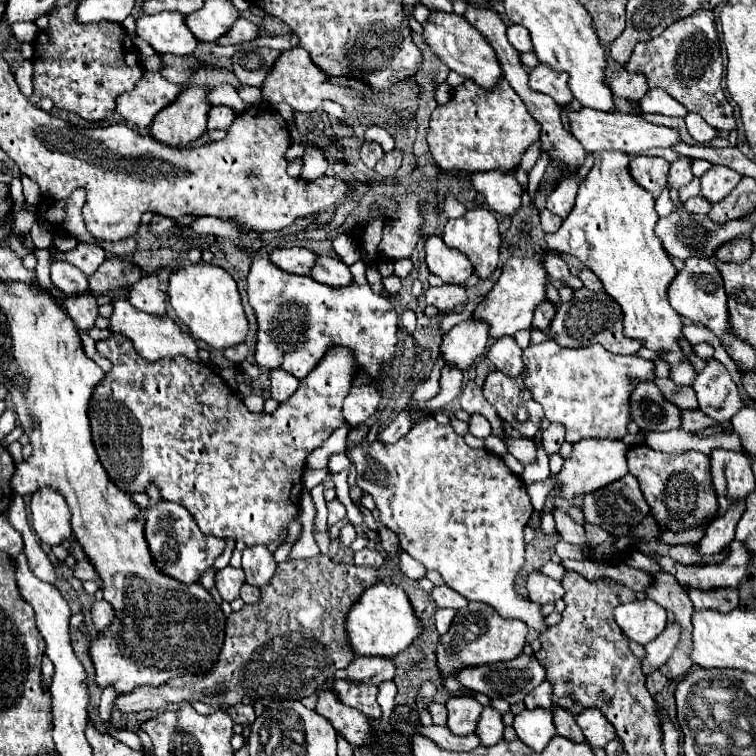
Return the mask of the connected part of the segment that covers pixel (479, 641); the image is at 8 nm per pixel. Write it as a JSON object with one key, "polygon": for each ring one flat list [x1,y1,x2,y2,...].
{"polygon":[[468,603,466,607,458,609,450,631,440,637,436,657,438,657,438,671,442,675,452,677,460,667,468,665,484,665,484,663,498,663,514,659,522,653,526,643,528,627,520,619,500,617,496,609,488,607,486,603]]}

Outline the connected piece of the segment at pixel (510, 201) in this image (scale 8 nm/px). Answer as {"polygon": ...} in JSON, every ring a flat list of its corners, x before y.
{"polygon":[[488,171,470,177,476,191,486,197,486,205,490,211,512,217,520,209,524,189,508,171]]}

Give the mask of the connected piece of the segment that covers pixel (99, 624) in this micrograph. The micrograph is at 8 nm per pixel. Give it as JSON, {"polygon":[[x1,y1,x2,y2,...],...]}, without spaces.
{"polygon":[[96,601,92,605,92,623,98,631,102,631,104,627,108,627,108,623,112,623,114,619,114,611,110,607,110,603,106,601]]}

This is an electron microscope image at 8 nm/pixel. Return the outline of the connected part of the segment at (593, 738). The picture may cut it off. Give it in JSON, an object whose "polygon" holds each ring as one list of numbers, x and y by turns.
{"polygon":[[588,709,584,711,580,717,576,717,582,733,586,735,586,741,590,743,592,749,596,747,606,747,614,737,616,731,614,727,608,723,608,719,604,719,604,715,600,715,600,711,596,709]]}

